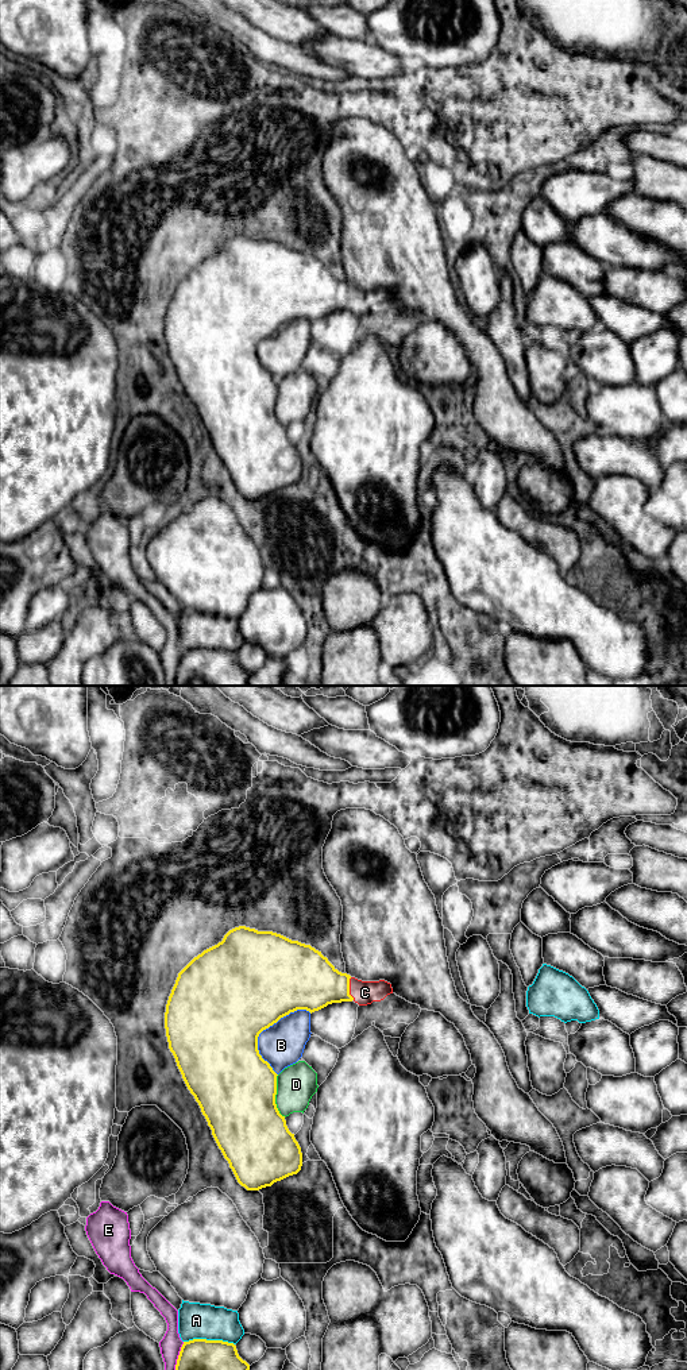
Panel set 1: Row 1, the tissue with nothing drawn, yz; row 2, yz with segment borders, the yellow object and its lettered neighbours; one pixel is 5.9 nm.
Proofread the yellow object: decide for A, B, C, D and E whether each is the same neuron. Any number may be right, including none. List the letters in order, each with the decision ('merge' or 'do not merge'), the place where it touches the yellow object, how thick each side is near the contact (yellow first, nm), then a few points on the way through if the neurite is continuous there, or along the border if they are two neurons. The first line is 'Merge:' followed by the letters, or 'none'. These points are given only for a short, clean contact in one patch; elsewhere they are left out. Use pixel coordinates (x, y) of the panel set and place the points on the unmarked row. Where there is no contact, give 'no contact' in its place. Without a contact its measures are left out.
Merge: C
A: do not merge | yz (209, 649) | 420/220 nm
B: do not merge | yz (265, 338) | 500/260 nm
C: merge | yz (348, 297) | 340/140 nm
D: do not merge | yz (274, 405) | 480/240 nm
E: do not merge | yz (177, 668) | 420/130 nm

